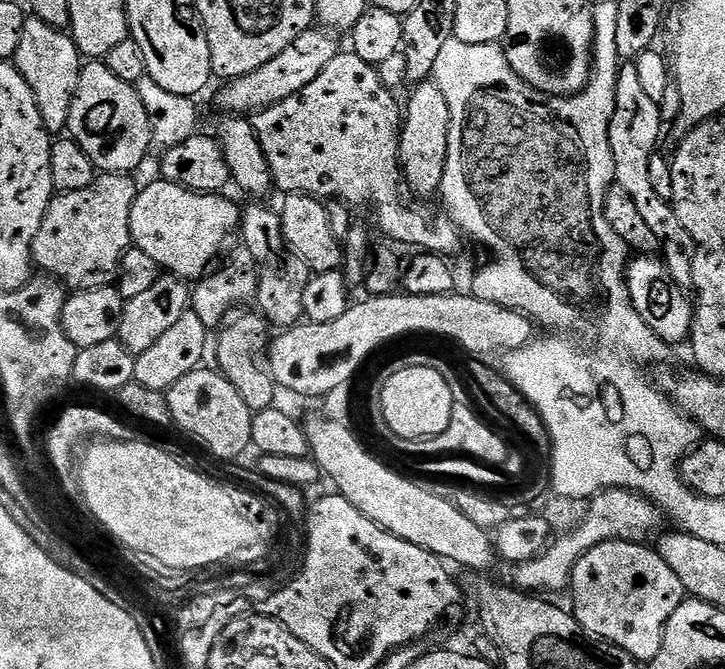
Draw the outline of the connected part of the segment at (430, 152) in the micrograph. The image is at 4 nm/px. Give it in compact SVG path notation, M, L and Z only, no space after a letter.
M425 82L423 84L415 85L411 91L412 97L410 97L408 100L408 108L406 104L406 111L403 113L402 127L400 129L400 170L402 173L403 181L407 185L408 183L421 184L421 186L424 187L426 191L435 193L440 187L440 183L444 177L444 171L446 170L446 158L448 157L448 131L450 130L450 122L452 121L450 118L450 110L446 106L446 97L442 95L442 90L438 88L435 82Z

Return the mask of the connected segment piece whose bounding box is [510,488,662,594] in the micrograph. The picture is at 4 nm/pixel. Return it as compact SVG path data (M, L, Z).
M605 488L597 496L591 497L588 506L588 513L581 518L580 525L573 532L568 532L565 536L557 535L540 556L511 569L511 587L529 594L560 592L563 588L565 591L569 587L574 566L581 556L594 550L594 546L607 540L631 540L634 544L643 544L651 541L651 536L655 537L661 531L660 509L648 497L632 492L629 488Z

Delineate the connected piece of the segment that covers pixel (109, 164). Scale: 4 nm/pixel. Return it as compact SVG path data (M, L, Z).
M88 62L80 69L78 90L70 106L67 135L86 150L86 158L104 174L132 174L153 151L152 127L133 85L122 82L103 62Z

